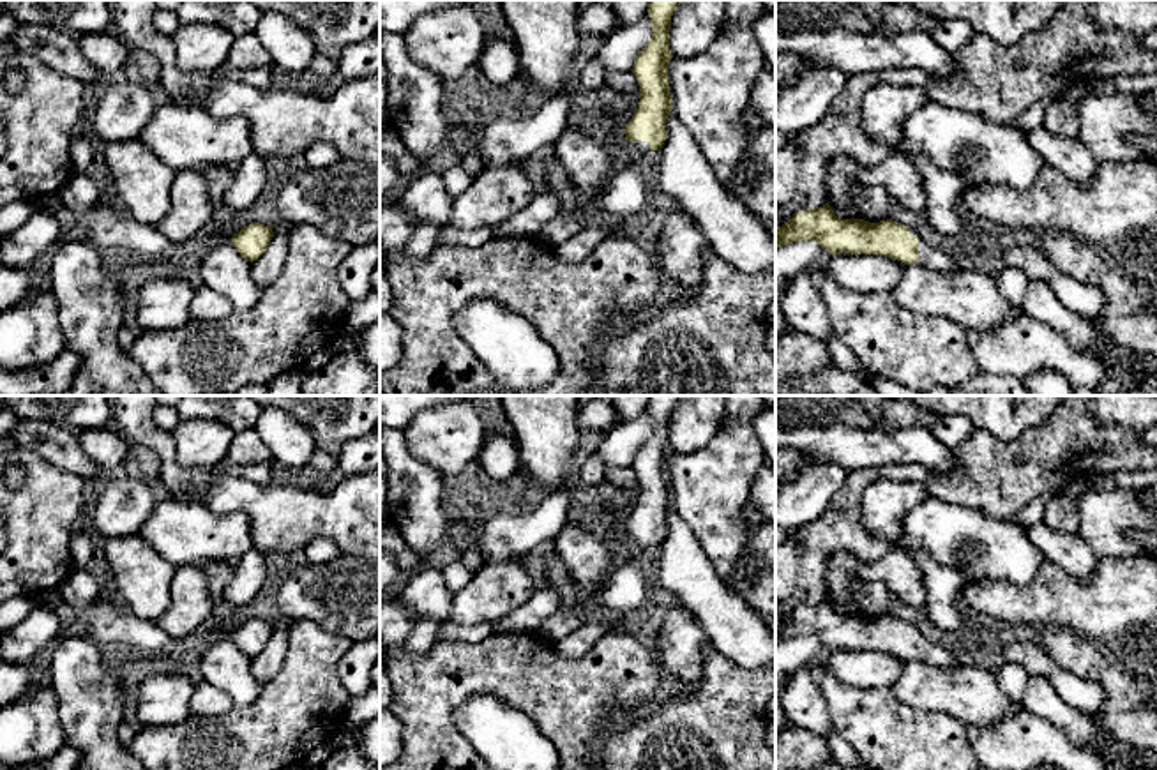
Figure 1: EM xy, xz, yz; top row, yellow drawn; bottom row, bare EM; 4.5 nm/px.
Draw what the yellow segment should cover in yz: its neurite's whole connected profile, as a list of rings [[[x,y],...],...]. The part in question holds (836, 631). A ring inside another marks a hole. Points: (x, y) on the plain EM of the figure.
[[[832,602],[798,606],[775,623],[775,643],[813,636],[832,652],[881,650],[904,661],[919,659],[936,668],[957,668],[959,657],[927,639],[919,629],[892,615],[869,618],[864,615],[839,615]]]

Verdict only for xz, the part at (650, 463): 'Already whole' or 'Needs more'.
Needs more

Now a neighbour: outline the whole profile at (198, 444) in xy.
[[[180,420],[171,431],[175,459],[185,468],[208,468],[224,461],[235,431],[216,420]]]

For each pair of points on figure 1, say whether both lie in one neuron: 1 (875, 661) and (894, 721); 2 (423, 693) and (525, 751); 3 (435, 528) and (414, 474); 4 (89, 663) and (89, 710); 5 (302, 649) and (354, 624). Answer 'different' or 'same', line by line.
1: different
2: different
3: same
4: same
5: different

